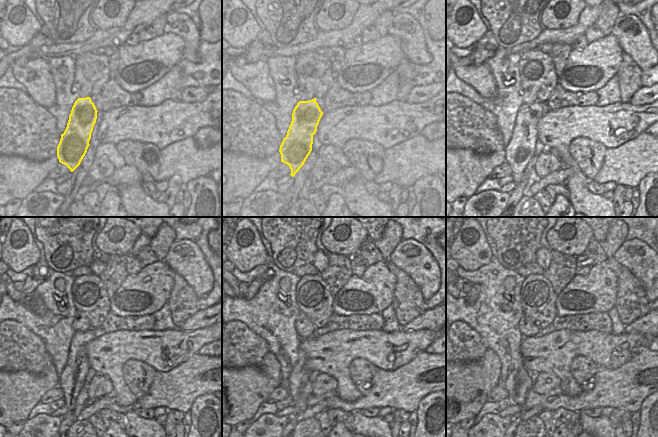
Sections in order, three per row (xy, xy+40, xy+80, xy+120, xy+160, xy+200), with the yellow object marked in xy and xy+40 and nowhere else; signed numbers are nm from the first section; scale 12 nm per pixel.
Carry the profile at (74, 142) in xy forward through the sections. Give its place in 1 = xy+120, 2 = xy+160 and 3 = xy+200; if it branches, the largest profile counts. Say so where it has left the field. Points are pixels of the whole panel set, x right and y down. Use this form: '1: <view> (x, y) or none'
1: xy+120 (72, 380)
2: xy+160 (299, 388)
3: xy+200 (516, 418)

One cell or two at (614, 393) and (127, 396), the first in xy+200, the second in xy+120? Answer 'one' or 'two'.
two

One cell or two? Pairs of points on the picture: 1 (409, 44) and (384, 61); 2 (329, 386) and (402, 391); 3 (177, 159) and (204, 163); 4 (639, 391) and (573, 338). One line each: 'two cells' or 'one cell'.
1: two cells
2: two cells
3: one cell
4: two cells

